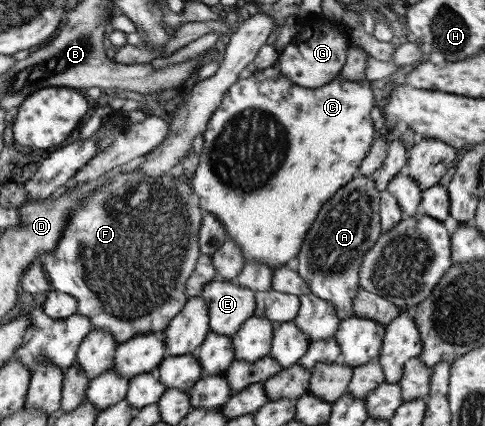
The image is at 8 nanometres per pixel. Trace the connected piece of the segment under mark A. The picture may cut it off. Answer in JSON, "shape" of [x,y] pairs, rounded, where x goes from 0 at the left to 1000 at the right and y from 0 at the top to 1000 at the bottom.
{"shape":[[[738,408],[666,477],[604,615],[612,643],[633,667],[637,685],[682,709],[699,754],[730,742],[724,704],[736,685],[740,629],[753,592],[781,561],[784,448],[763,413]]]}

